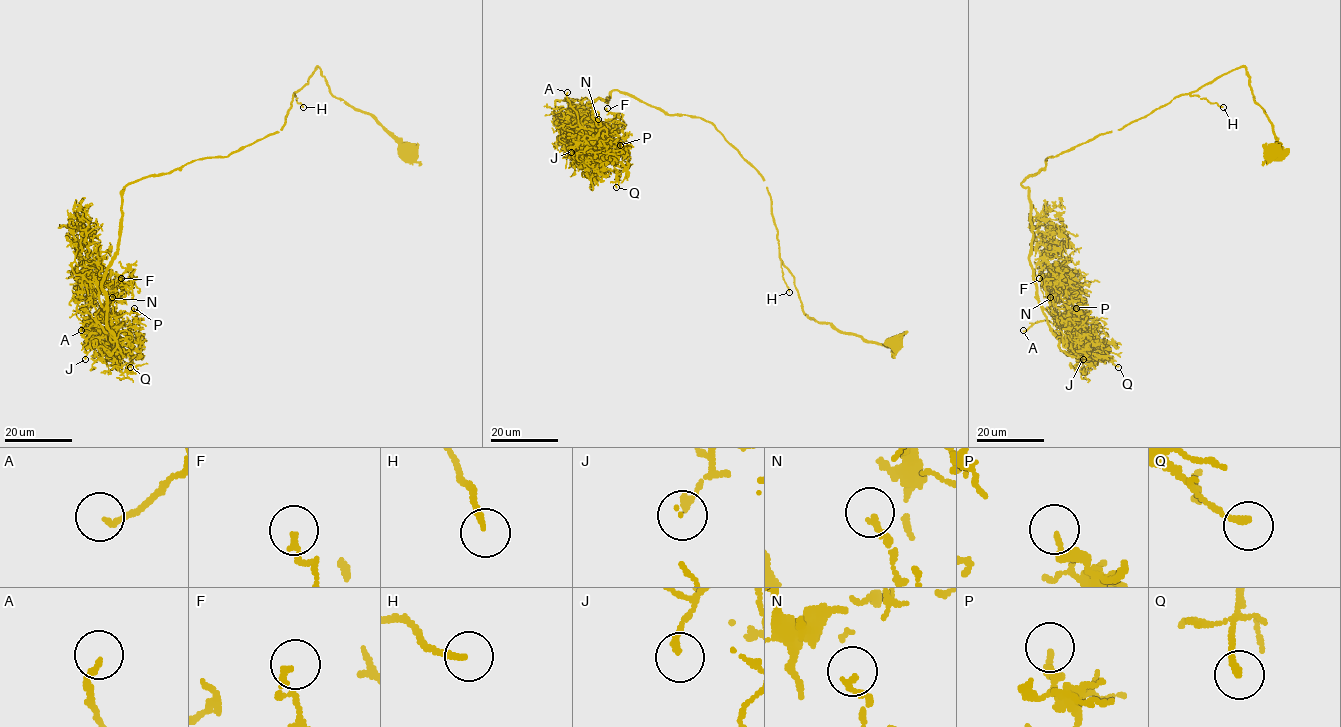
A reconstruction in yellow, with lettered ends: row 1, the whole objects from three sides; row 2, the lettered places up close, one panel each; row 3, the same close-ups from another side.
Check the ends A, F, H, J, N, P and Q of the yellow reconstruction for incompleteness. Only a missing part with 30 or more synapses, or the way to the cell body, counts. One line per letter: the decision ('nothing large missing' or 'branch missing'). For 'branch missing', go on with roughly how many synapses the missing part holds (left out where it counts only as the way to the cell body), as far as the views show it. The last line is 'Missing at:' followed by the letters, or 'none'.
A: nothing large missing
F: nothing large missing
H: branch missing; about 180 synapses
J: nothing large missing
N: nothing large missing
P: nothing large missing
Q: nothing large missing
Missing at: H

